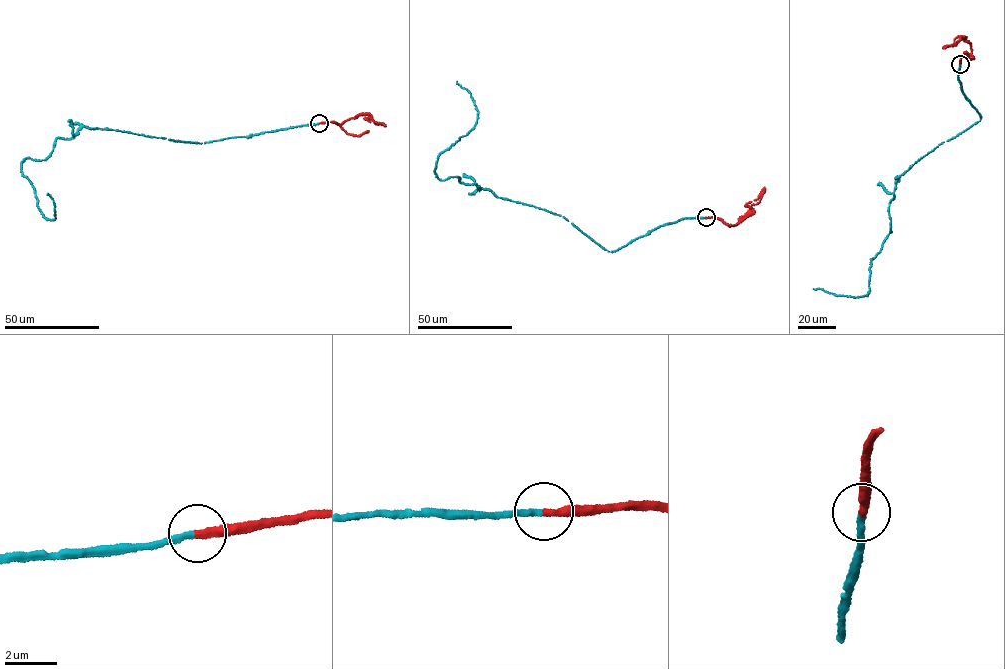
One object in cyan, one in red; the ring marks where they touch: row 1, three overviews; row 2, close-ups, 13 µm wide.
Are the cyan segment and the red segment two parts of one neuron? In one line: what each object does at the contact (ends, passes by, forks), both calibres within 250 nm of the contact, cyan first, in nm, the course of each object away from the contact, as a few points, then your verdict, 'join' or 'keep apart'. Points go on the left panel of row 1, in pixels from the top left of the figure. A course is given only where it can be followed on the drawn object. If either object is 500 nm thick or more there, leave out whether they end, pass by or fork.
cyan ends; red ends; calibres 220 and 320 nm; course cyan (319, 123), (198, 143), (82, 126), (56, 139), (45, 159), (21, 164), (52, 220), (48, 193); course red (319, 123), (341, 124), (368, 113), (377, 124), (385, 126), (374, 122); join

